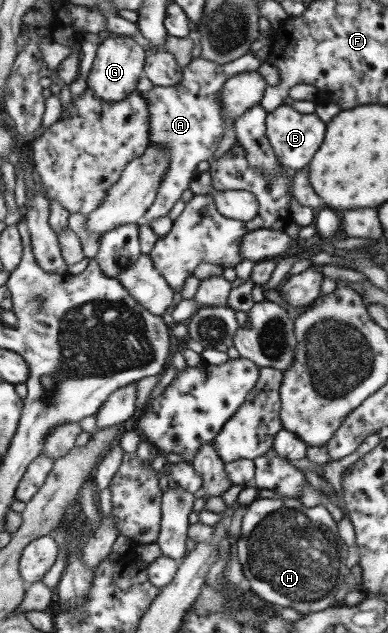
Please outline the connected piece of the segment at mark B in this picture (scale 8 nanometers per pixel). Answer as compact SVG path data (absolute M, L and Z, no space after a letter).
M284 104L277 105L273 112L268 113L266 126L268 137L282 166L297 172L309 168L327 132L327 124L316 113L301 114L293 106Z

